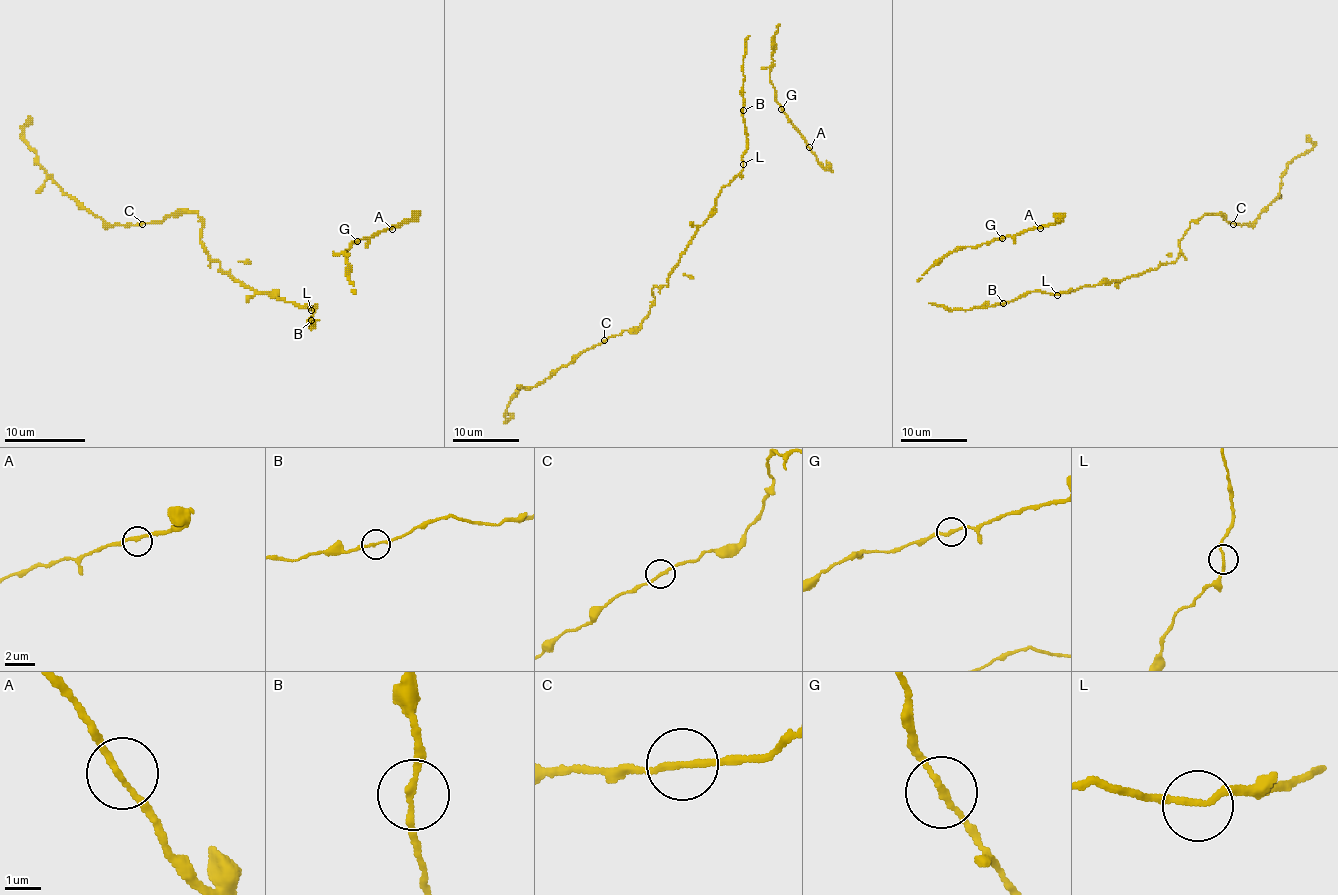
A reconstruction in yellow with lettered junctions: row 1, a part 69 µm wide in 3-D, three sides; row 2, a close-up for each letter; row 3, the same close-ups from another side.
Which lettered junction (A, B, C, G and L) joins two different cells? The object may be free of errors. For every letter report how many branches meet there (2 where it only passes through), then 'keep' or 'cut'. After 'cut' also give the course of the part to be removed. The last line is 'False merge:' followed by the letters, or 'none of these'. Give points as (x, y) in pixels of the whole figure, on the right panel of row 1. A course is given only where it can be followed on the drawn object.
A: 2 | keep
B: 2 | keep
C: 2 | cut | (1233, 223), (1250, 225), (1278, 196), (1286, 167), (1313, 145), (1306, 135)
G: 2 | keep
L: 2 | keep
False merge: C

